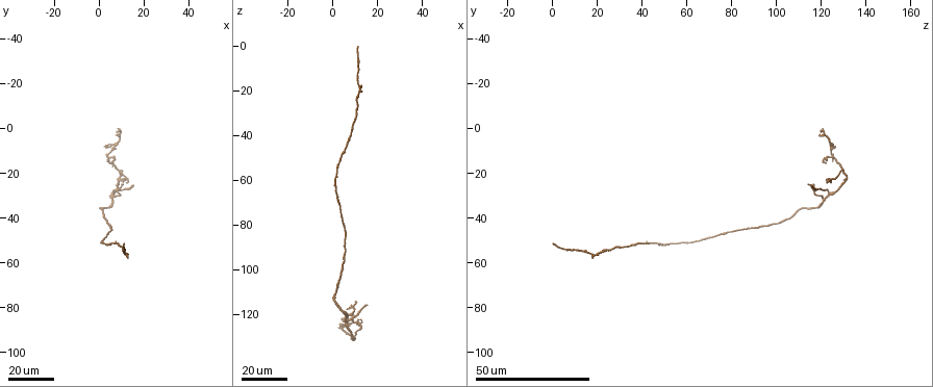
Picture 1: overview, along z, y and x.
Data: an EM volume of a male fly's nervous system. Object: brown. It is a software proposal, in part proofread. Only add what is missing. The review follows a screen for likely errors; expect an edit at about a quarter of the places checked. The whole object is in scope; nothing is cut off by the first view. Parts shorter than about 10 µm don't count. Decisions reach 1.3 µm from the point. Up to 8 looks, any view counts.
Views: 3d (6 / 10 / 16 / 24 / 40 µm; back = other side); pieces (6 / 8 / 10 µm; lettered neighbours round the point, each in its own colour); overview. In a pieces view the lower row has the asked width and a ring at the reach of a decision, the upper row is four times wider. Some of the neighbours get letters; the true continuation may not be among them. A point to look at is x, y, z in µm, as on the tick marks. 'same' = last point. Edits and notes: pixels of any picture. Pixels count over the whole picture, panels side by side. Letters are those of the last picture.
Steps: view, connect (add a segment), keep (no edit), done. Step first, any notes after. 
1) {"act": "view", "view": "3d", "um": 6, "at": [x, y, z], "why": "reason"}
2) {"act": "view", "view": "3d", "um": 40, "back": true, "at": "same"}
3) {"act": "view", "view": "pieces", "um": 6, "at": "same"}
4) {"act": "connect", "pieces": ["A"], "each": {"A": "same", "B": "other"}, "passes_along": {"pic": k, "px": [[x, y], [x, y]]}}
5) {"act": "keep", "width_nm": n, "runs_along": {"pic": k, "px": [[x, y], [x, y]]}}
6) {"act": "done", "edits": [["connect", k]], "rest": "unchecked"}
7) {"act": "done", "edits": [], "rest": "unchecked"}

{"act": "view", "view": "3d", "um": 24, "at": [15, 25, 115], "why": "an open end"}

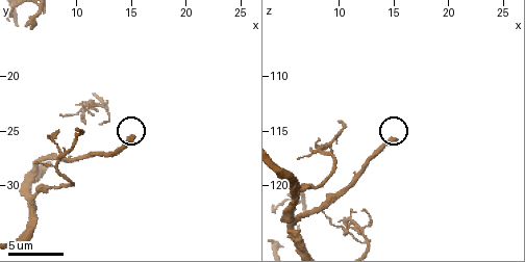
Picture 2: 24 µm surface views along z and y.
{"act": "view", "view": "pieces", "um": 8, "at": [15.2, 25.4, 115.8]}

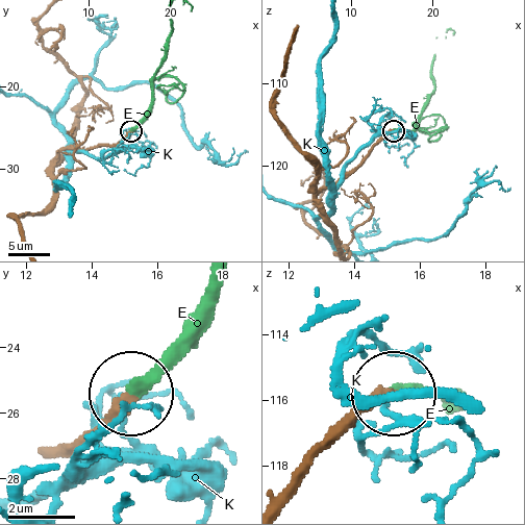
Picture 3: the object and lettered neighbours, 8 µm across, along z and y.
{"act": "connect", "pieces": ["E"], "width_nm": 320, "each": {"E": "same", "K": "other"}, "found": "the neuron continues"}

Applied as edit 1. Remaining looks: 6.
{"act": "view", "view": "pieces", "um": 6, "at": [10.4, 25.0, 114.0], "why": "branch stops here"}

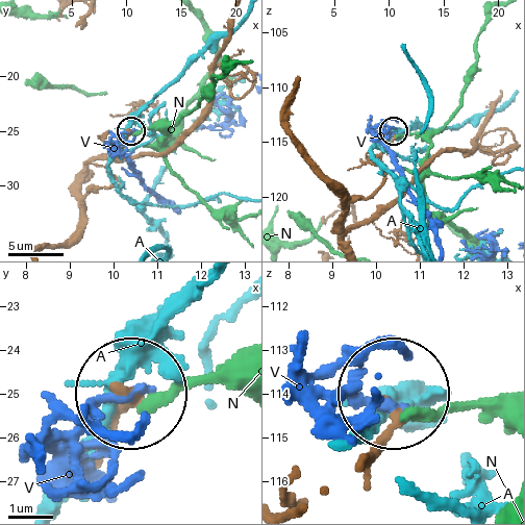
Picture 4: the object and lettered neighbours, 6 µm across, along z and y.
{"act": "keep", "each": {"A": "other", "N": "other", "V": "other"}, "found": "none of them fits"}

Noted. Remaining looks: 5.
{"act": "view", "view": "3d", "um": 40, "at": [4, 15, 122], "why": "an open end"}

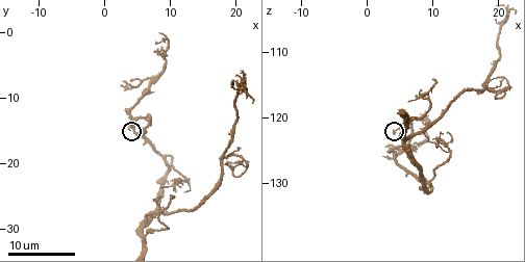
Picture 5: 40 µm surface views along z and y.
{"act": "view", "view": "pieces", "um": 10, "at": [4.0, 14.5, 122.0]}

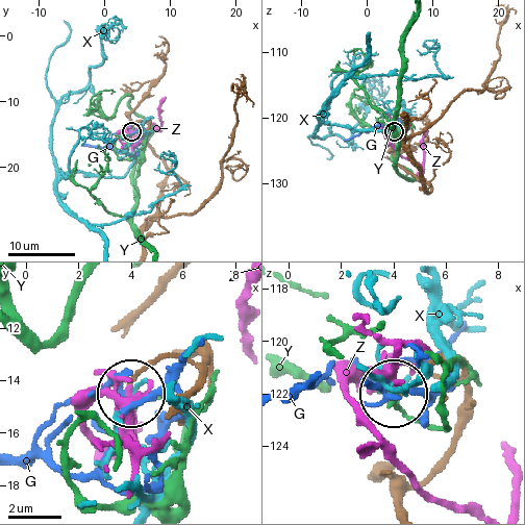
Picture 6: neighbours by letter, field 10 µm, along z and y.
{"act": "keep", "each": {"G": "other", "X": "other", "Y": "other", "Z": "other"}, "found": "no lettered segment goes on from it"}

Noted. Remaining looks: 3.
{"act": "view", "view": "3d", "um": 24, "at": [12, 52, 1], "why": "end of a long branch"}

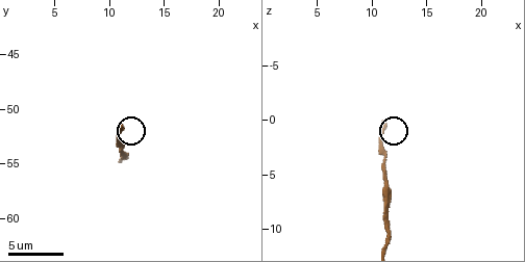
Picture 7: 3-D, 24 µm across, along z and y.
{"act": "view", "view": "pieces", "um": 10, "at": [11.0, 51.6, 0.4]}

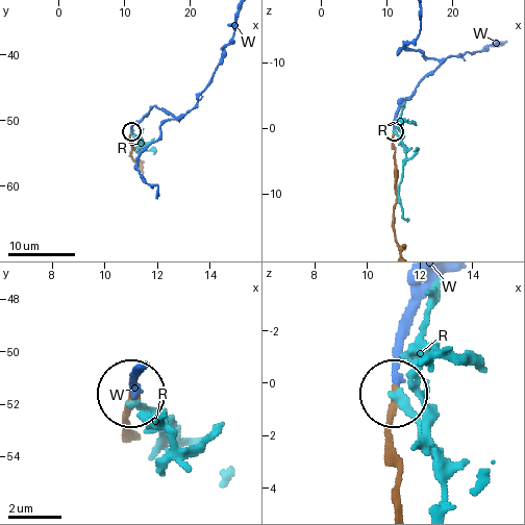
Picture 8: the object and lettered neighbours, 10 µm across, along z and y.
{"act": "connect", "pieces": ["W"], "each": {"R": "other", "W": "same"}, "passes_along": {"pic": 8, "px": [[400, 457], [394, 440], [394, 366], [416, 299], [427, 285]]}, "found": "the neuron continues"}

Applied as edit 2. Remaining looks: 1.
{"act": "done", "edits": [["connect", 3], ["connect", 8]], "rest": "unchecked"}

